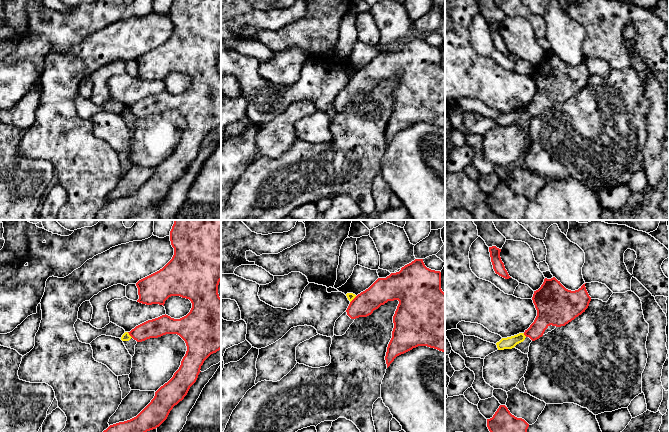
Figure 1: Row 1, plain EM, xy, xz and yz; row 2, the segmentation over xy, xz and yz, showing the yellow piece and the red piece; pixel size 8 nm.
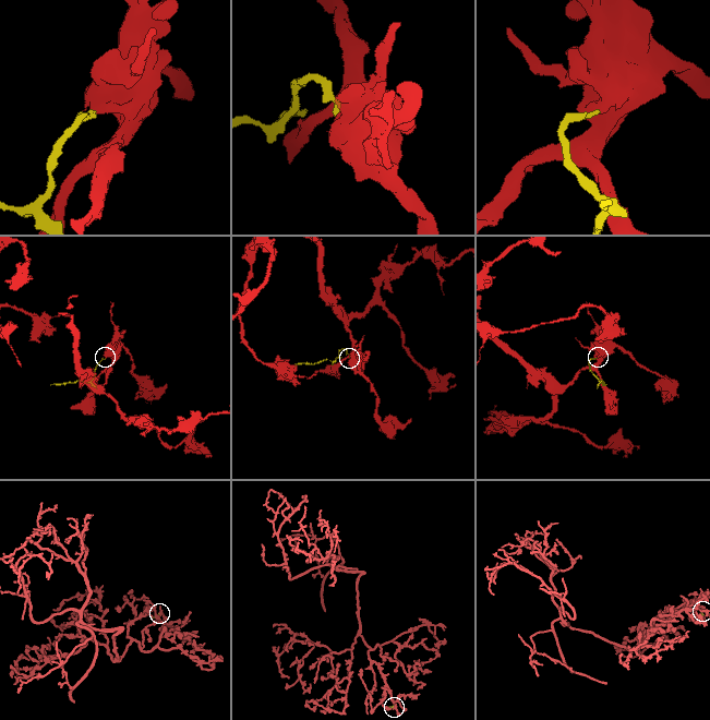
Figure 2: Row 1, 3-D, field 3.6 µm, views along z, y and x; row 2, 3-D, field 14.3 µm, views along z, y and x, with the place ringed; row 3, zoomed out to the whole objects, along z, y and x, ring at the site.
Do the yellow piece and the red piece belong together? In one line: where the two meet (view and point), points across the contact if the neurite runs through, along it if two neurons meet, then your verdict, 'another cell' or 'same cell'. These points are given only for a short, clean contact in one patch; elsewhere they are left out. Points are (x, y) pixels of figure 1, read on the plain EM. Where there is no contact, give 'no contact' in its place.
xy (129, 111) | along xy (127, 108), (132, 113) | another cell

